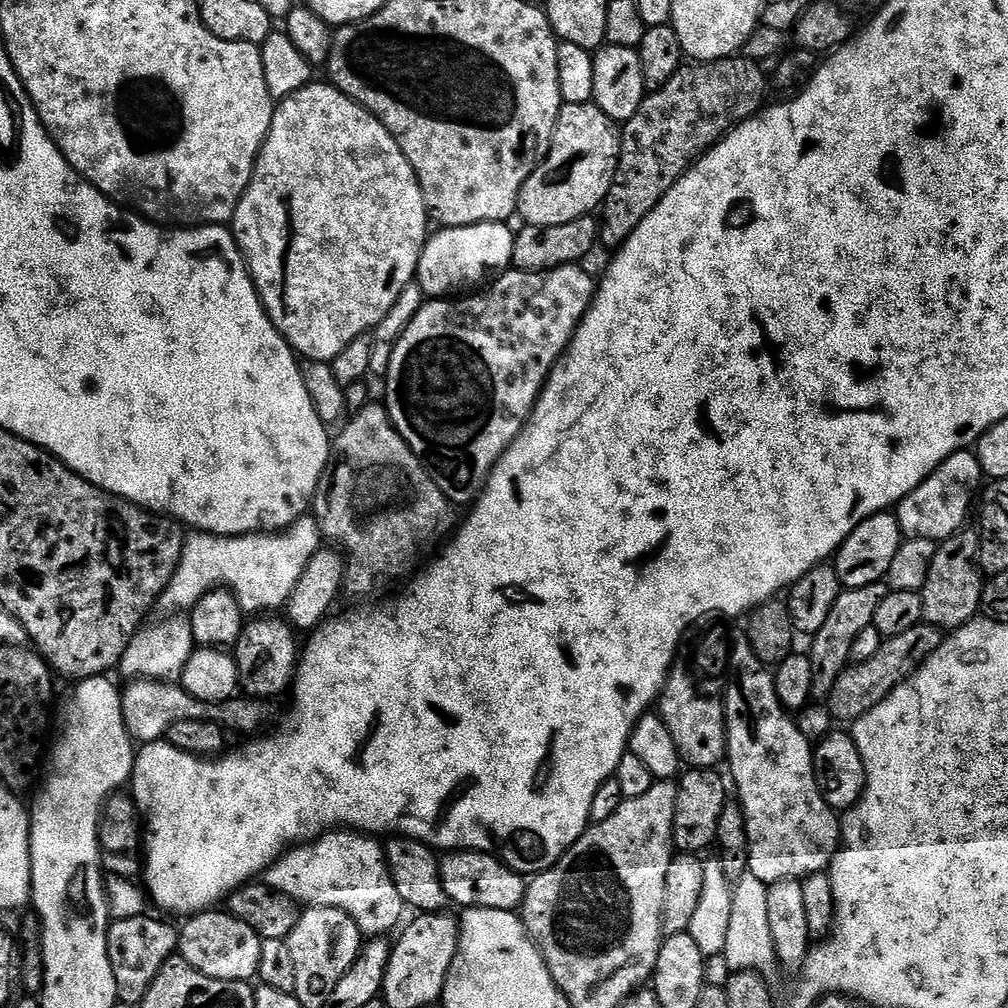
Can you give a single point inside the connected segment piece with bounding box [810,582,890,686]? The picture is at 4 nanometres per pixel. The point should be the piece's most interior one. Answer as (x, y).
(855, 610)

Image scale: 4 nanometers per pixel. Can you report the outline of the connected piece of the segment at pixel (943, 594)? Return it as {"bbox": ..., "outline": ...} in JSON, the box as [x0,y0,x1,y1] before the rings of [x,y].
{"bbox":[922,546,986,630],"outline":[[[948,546],[937,547],[932,570],[931,578],[922,590],[923,619],[937,630],[958,630],[963,624],[977,619],[979,612],[976,611],[986,600],[986,576],[978,567],[973,553],[971,556],[968,552],[951,552]]]}

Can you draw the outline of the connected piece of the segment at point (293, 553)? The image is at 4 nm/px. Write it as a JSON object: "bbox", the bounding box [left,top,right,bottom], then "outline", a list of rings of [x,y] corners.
{"bbox":[163,518,321,610],"outline":[[[311,518],[297,520],[283,534],[215,536],[213,532],[193,531],[185,539],[180,565],[176,567],[174,578],[163,594],[163,603],[173,604],[176,610],[188,610],[208,592],[227,586],[235,593],[244,610],[283,609],[291,599],[310,558],[320,551],[320,538],[321,525]]]}

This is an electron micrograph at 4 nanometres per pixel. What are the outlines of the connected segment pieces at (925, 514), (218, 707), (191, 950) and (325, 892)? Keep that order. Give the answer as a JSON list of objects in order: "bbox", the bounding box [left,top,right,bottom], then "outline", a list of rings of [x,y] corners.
[{"bbox":[894,451,985,542],"outline":[[[975,451],[955,452],[953,456],[943,460],[907,498],[895,505],[894,515],[900,523],[901,533],[905,537],[917,540],[948,542],[948,539],[967,522],[968,511],[971,508],[973,511],[974,501],[981,491],[980,480],[984,479],[985,474],[980,469],[980,460]]]},{"bbox":[123,679,222,744],"outline":[[[135,679],[124,688],[123,712],[127,730],[142,744],[159,743],[173,723],[178,721],[208,720],[222,726],[222,703],[206,703],[195,699],[177,683],[157,679]]]},{"bbox":[178,910,262,982],"outline":[[[209,910],[189,917],[183,924],[178,952],[190,967],[215,980],[248,982],[259,975],[262,938],[236,916],[222,910]]]},{"bbox":[267,830,406,937],"outline":[[[333,830],[315,842],[293,847],[291,851],[281,856],[271,868],[267,869],[267,887],[275,890],[281,896],[296,901],[300,906],[330,907],[342,910],[346,915],[351,916],[365,937],[383,937],[388,934],[384,932],[390,931],[391,928],[399,929],[401,927],[400,919],[404,916],[406,905],[402,894],[398,894],[398,886],[392,881],[385,849],[382,844],[380,848],[380,844],[376,840],[379,839],[368,834],[361,834],[356,830]]]}]

